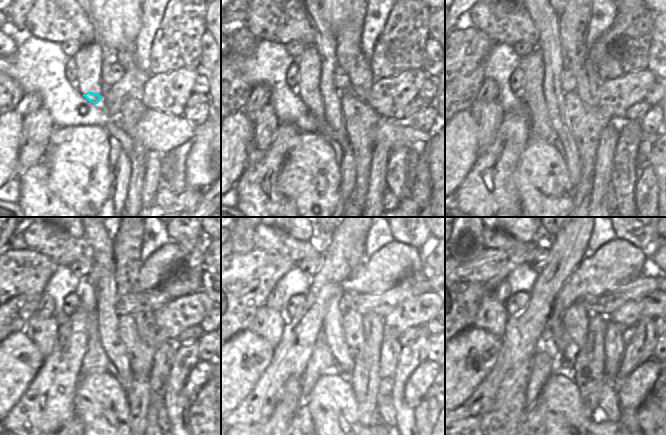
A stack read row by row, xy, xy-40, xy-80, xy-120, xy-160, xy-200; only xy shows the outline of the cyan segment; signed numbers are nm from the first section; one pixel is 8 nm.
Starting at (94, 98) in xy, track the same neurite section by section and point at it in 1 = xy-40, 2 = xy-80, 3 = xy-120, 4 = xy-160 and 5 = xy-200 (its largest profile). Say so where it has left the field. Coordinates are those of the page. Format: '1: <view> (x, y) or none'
1: xy-40 (313, 101)
2: xy-80 (541, 128)
3: xy-120 (95, 359)
4: xy-160 (321, 362)
5: xy-200 (544, 364)

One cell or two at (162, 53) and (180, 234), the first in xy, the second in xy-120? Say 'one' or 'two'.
two

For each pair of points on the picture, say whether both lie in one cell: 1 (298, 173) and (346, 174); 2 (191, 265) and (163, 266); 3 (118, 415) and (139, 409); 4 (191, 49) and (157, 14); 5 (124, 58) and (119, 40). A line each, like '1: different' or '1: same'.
1: different
2: different
3: different
4: different
5: different

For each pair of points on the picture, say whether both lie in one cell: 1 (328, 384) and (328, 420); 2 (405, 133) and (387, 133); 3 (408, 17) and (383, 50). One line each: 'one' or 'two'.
1: one
2: one
3: one

